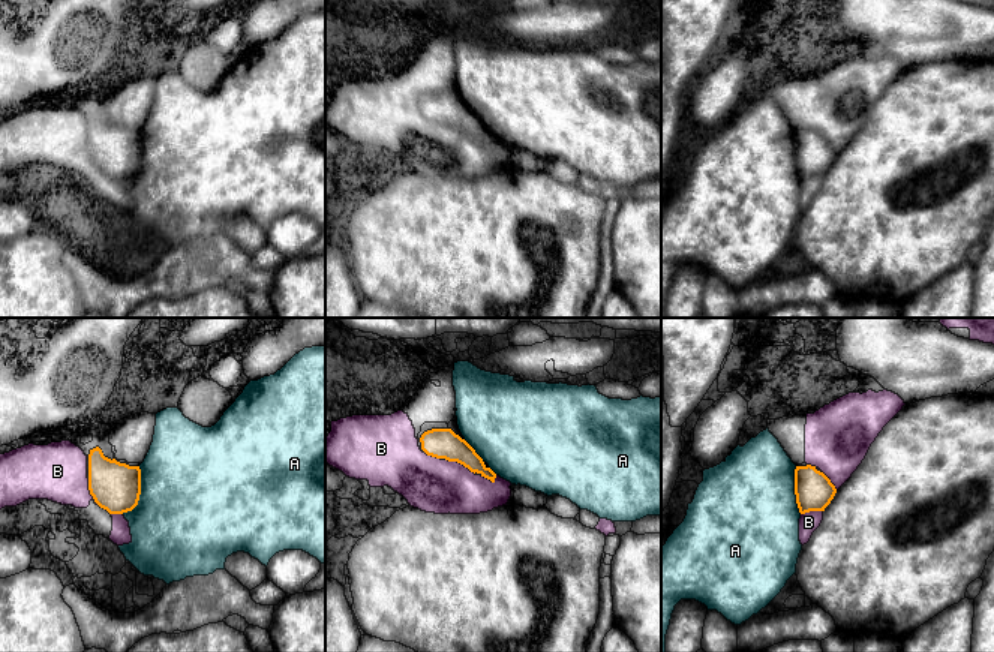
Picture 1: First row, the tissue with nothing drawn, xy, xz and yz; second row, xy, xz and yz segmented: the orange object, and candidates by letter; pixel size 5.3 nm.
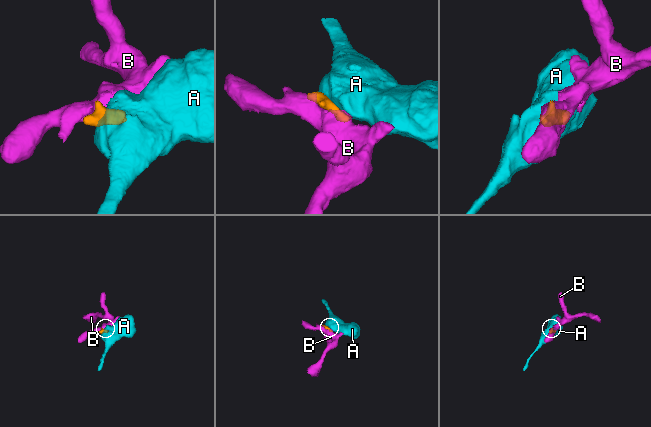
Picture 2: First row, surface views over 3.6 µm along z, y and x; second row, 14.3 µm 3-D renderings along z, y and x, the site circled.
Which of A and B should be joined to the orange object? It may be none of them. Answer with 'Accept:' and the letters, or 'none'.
Accept: B

